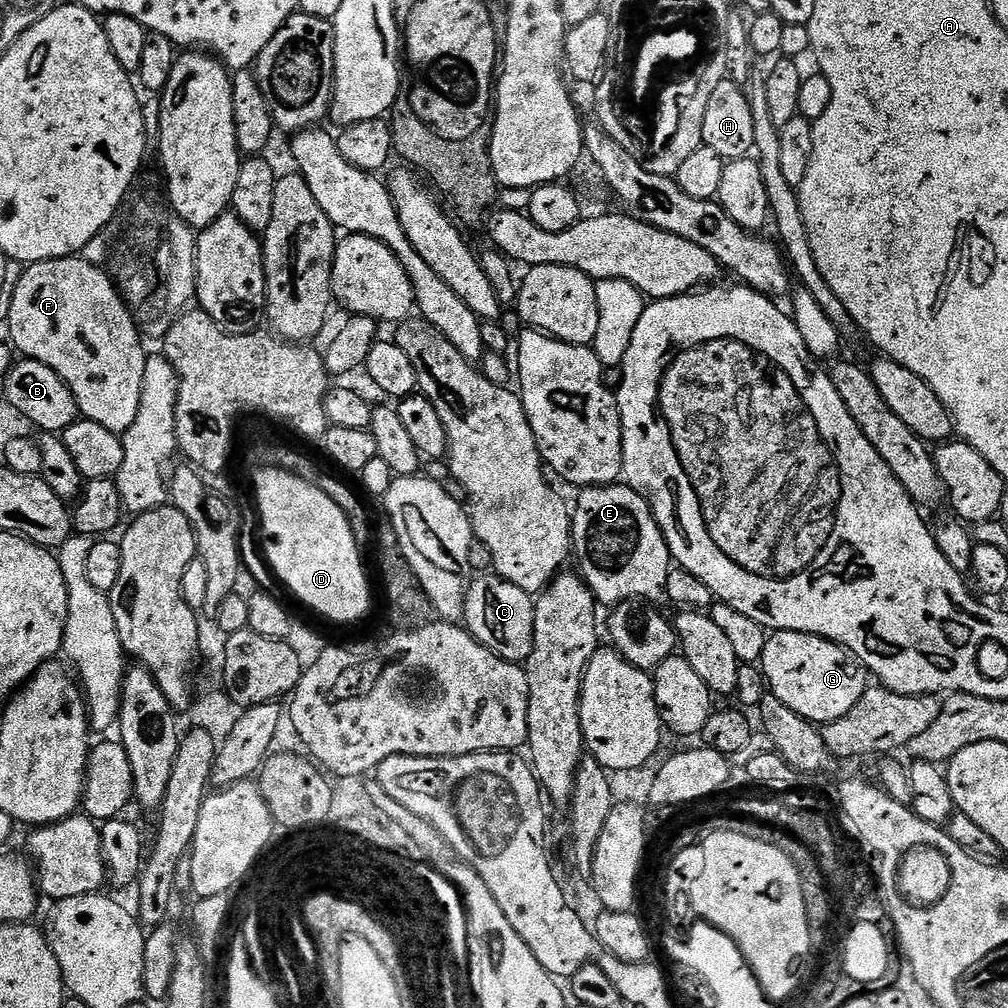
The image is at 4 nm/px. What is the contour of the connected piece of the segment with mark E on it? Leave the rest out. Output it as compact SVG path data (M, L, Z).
M625 484L585 487L579 494L571 513L573 553L597 603L612 608L624 600L661 599L672 559L647 500Z

